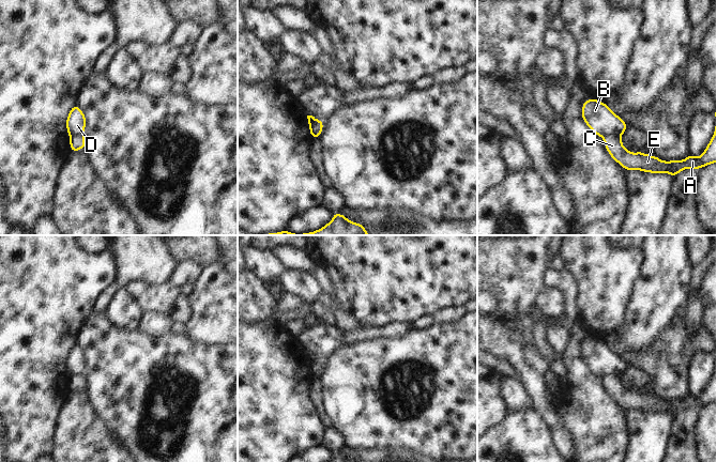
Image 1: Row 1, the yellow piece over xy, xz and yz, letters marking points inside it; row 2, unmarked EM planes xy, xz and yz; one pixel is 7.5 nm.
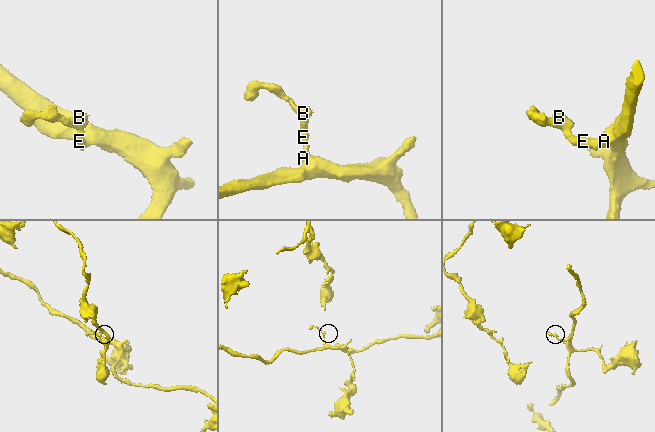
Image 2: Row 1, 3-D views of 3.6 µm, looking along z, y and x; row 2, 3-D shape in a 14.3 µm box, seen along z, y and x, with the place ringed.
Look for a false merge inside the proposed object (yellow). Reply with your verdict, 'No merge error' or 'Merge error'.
Merge error

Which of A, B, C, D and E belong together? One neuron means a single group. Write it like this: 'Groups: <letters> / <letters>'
Groups: A C E / B D

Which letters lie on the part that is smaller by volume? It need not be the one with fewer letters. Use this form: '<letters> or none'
B, D

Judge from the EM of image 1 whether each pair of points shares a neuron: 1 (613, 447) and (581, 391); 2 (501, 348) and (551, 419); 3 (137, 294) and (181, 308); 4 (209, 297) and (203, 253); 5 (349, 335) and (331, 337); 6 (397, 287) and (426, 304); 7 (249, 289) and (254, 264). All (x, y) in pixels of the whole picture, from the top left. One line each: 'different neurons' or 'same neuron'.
1: same neuron
2: same neuron
3: same neuron
4: different neurons
5: different neurons
6: same neuron
7: different neurons

